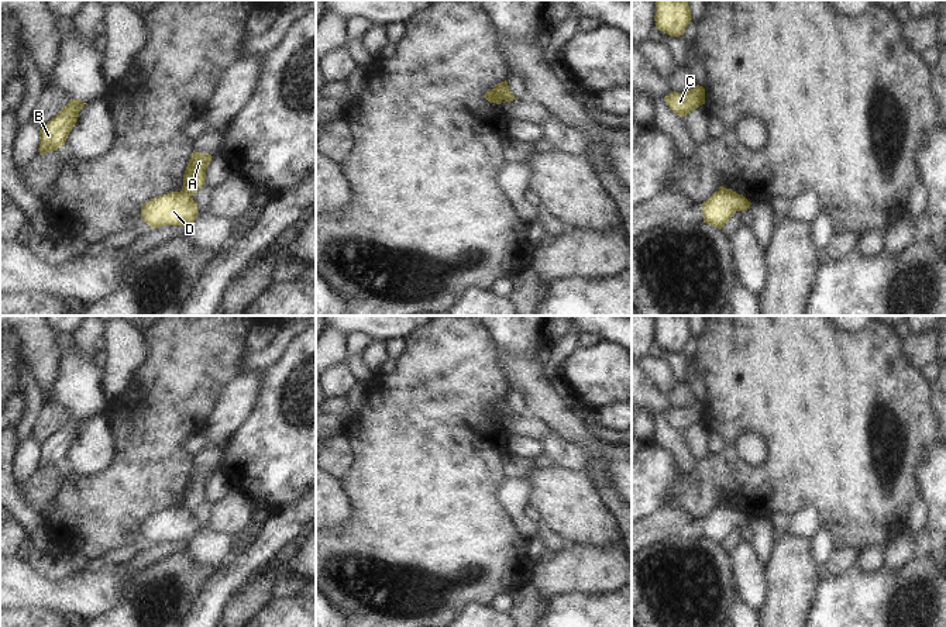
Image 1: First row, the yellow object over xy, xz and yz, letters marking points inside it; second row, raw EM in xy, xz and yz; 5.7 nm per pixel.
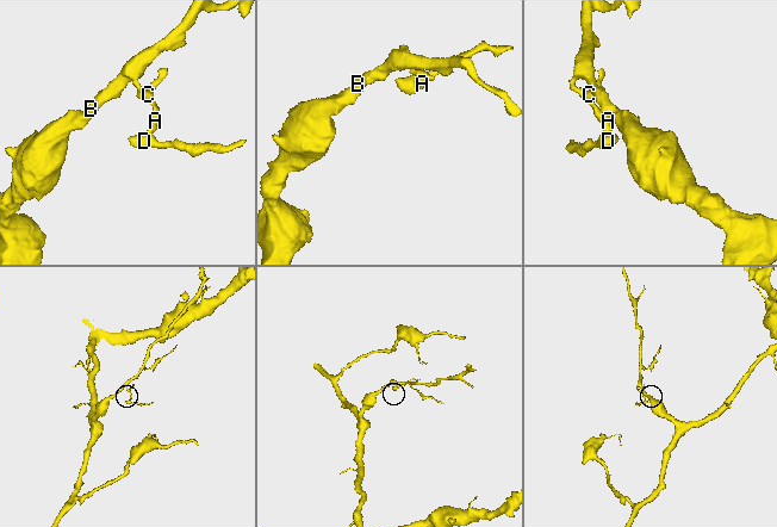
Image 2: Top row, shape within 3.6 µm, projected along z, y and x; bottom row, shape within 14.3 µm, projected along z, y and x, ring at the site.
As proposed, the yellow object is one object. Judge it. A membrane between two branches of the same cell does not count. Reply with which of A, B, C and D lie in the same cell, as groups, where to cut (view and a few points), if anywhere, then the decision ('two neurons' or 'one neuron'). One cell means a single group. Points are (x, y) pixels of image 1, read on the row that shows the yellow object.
A B C / D; cut in xz along (506, 82), (501, 88), (501, 99); two neurons

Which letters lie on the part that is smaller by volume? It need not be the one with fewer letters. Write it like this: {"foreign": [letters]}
{"foreign": ["D"]}

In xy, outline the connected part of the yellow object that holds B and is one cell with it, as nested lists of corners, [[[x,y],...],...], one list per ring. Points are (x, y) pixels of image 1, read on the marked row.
[[[70,99],[69,103],[39,130],[39,155],[54,152],[62,145],[78,123],[78,114],[85,101]]]

